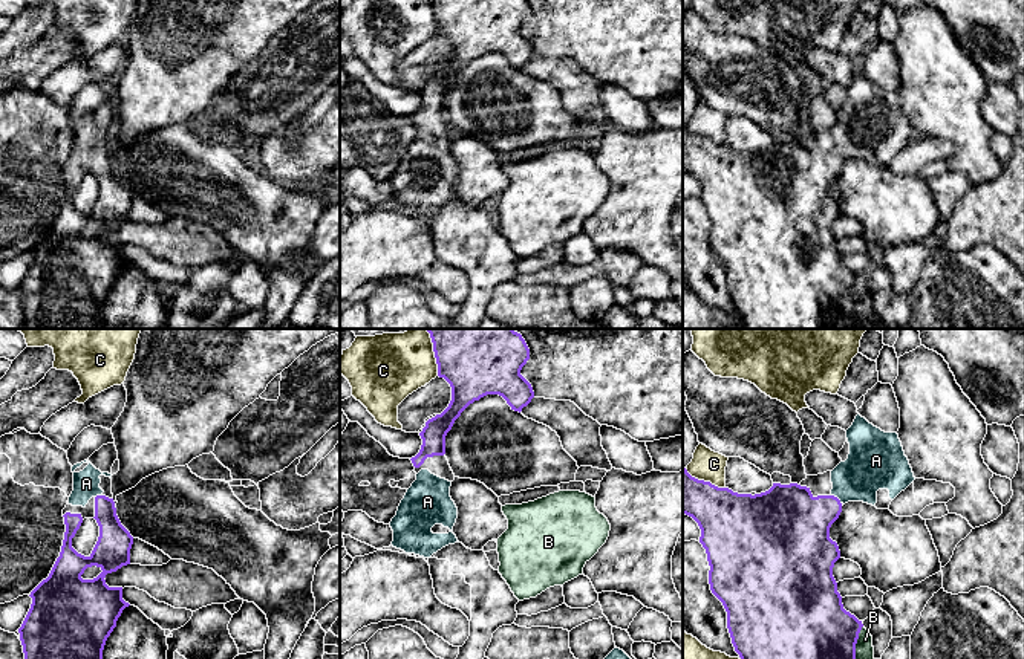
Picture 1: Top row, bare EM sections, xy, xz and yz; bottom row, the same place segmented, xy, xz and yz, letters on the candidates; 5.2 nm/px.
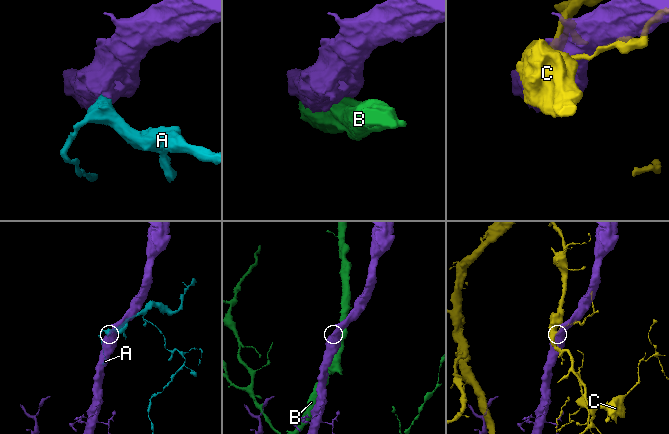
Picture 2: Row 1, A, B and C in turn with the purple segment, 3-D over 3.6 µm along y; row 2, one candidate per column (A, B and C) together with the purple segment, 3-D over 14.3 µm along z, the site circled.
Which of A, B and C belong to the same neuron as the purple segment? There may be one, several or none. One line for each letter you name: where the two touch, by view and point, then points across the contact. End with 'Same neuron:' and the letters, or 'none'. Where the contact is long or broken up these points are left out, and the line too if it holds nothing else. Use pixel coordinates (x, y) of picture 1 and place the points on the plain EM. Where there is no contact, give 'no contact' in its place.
A: contact yz (838, 156); way yz (798, 182), (838, 156), (871, 123)
Same neuron: A

